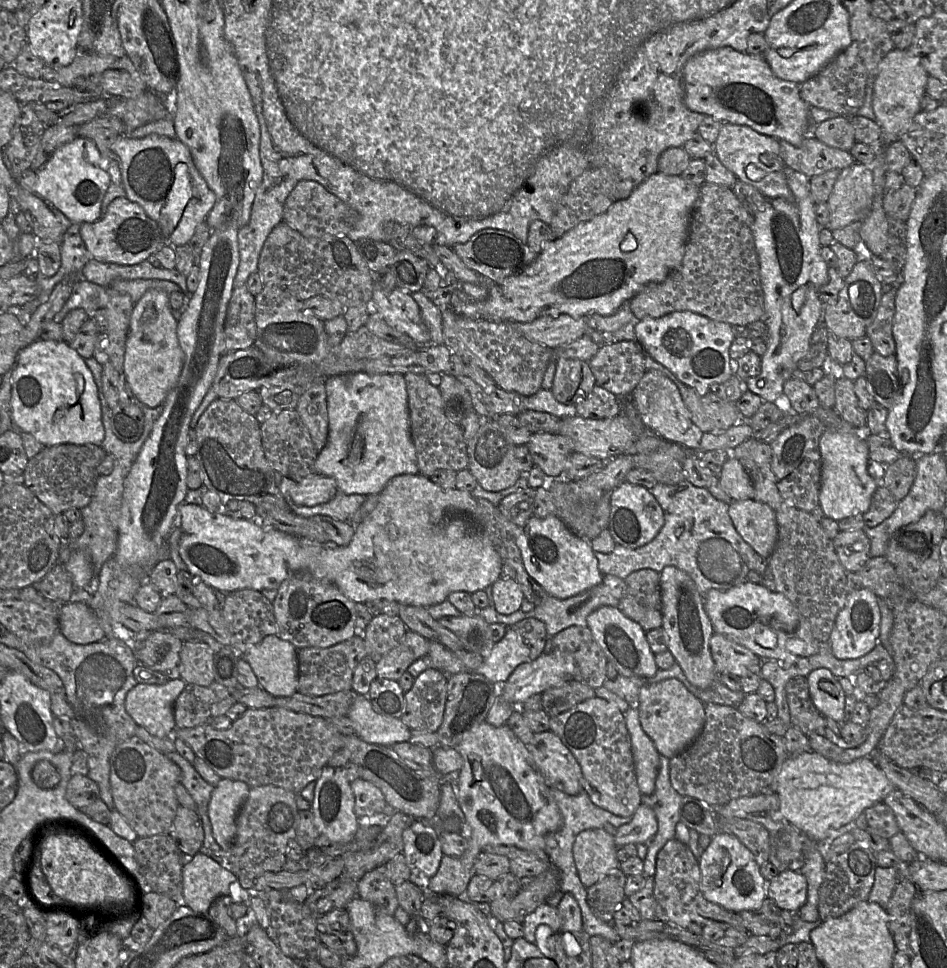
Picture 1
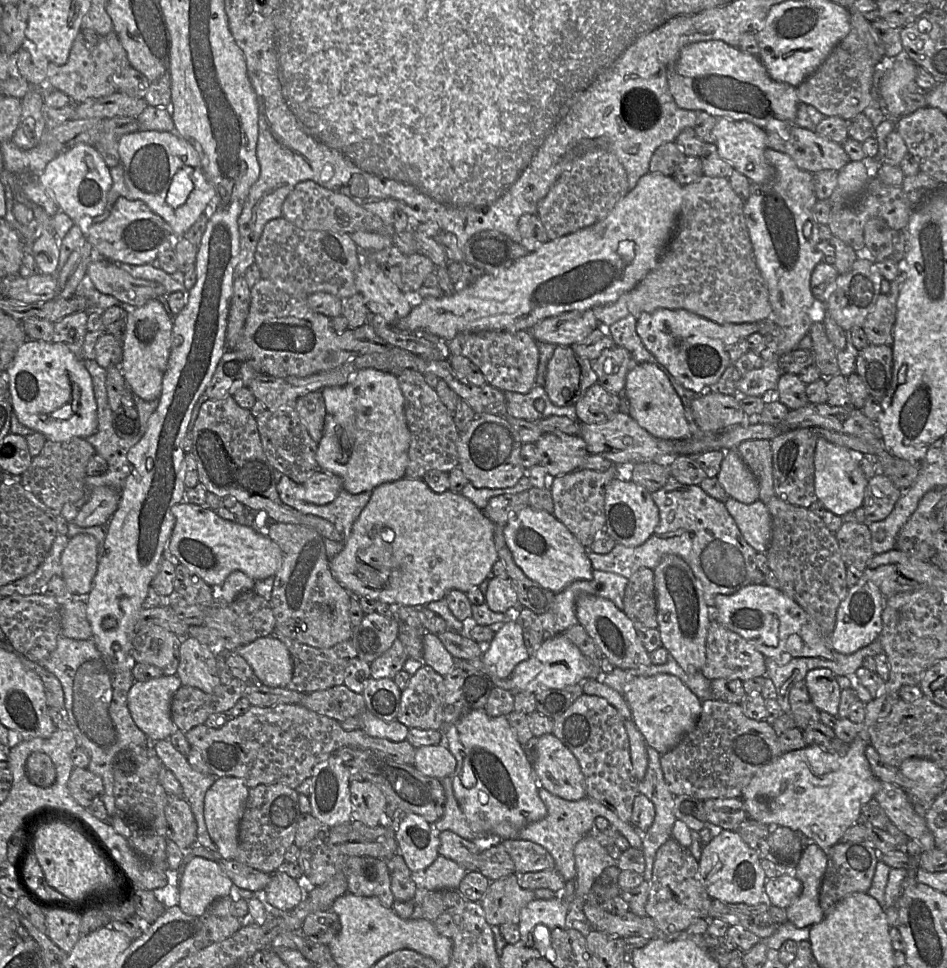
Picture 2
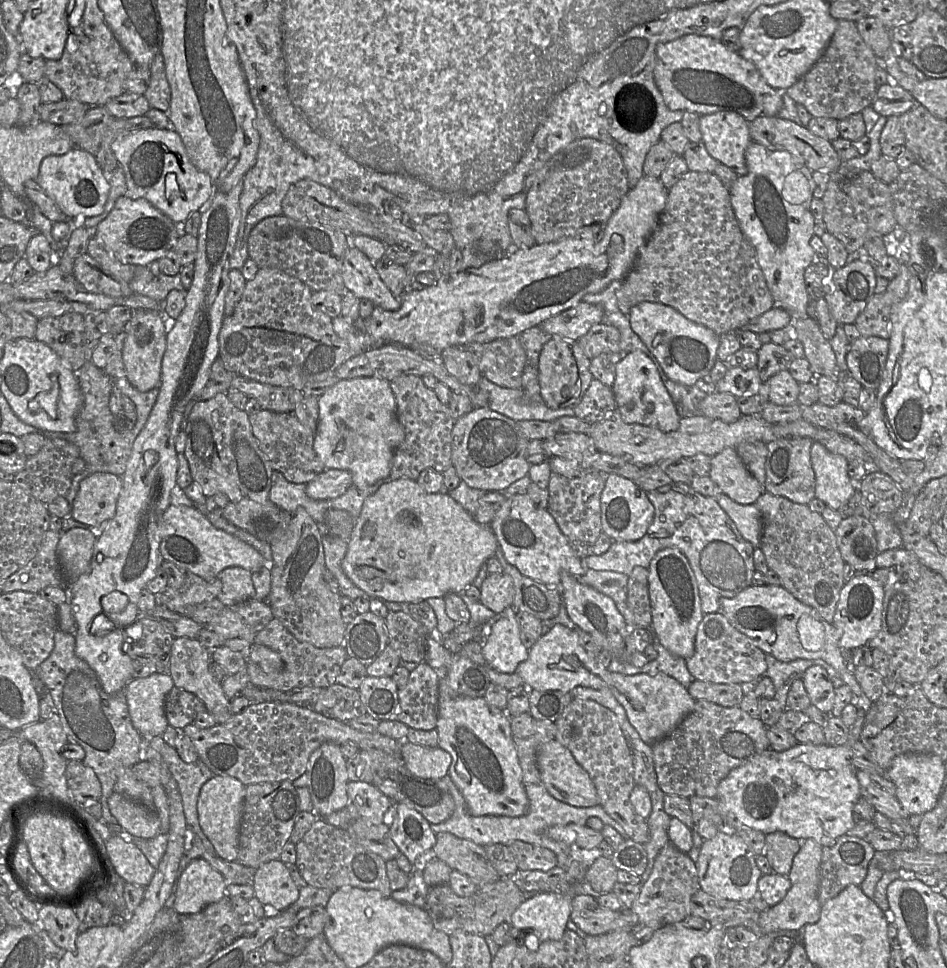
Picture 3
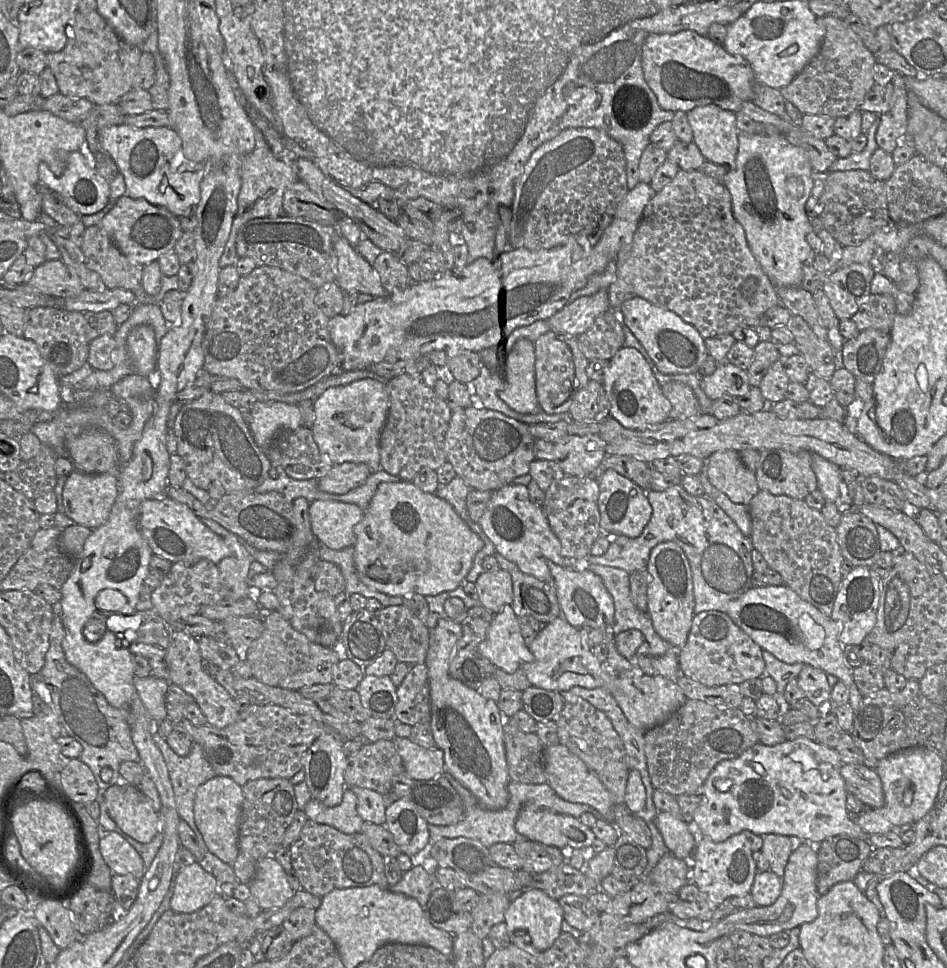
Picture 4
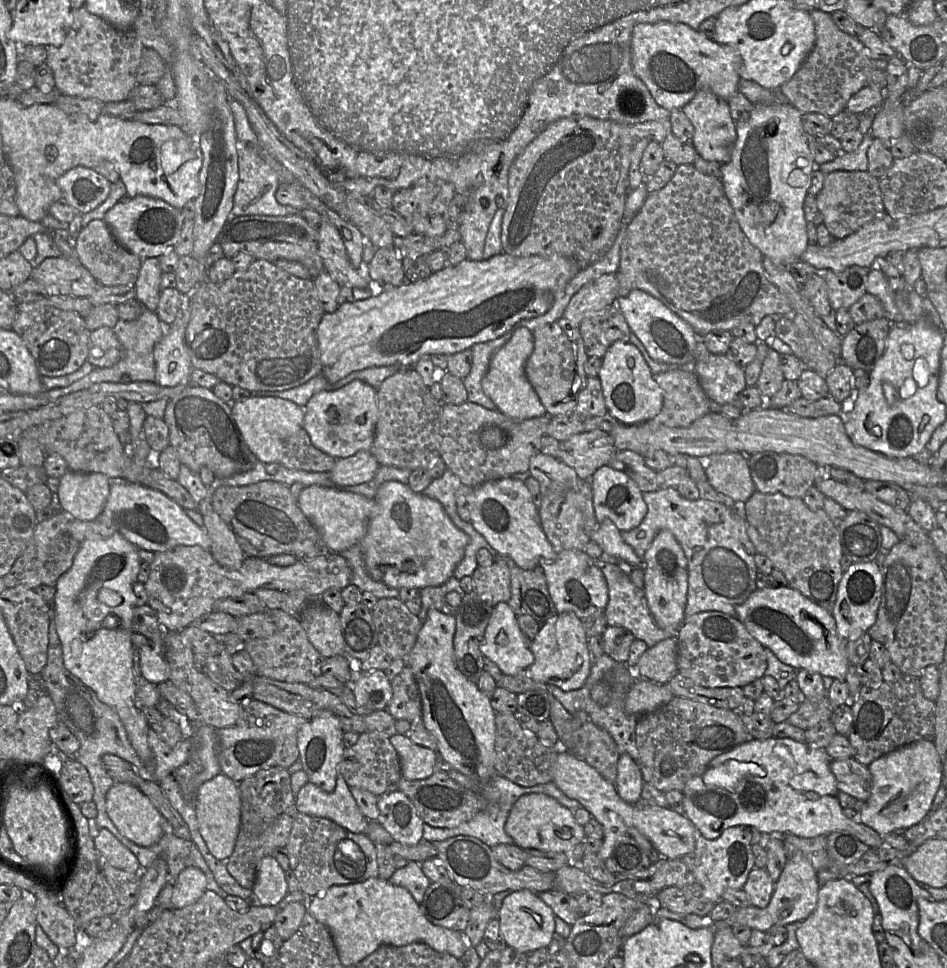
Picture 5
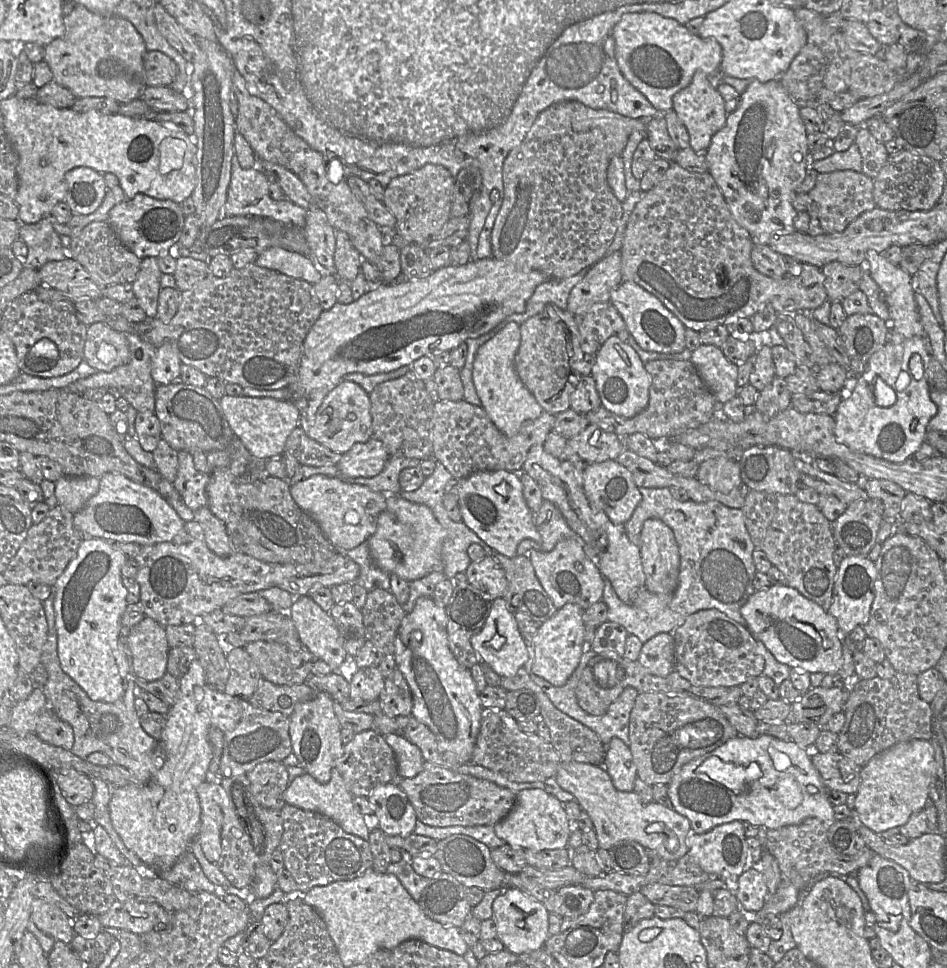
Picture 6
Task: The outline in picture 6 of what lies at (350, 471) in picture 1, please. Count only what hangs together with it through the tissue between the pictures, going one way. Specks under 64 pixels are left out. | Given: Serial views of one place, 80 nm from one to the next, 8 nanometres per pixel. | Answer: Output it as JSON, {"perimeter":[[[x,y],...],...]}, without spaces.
{"perimeter":[[[341,381],[323,399],[316,412],[308,406],[301,410],[300,427],[305,433],[333,452],[345,454],[355,443],[372,436],[372,415],[369,394],[352,381]]]}

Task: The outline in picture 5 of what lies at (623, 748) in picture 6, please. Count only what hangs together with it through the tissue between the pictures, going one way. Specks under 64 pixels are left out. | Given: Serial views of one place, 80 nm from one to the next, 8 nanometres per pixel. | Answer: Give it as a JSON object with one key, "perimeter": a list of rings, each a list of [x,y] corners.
{"perimeter":[[[627,753],[619,756],[615,788],[618,795],[629,804],[637,804],[641,800],[643,777],[639,765]]]}

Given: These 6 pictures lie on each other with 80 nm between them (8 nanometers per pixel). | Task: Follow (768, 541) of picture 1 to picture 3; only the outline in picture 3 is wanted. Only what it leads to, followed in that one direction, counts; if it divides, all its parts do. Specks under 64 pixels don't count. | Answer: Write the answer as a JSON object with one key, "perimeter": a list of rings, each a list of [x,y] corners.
{"perimeter":[[[719,492],[715,499],[734,522],[741,536],[755,548],[759,548],[762,535],[762,518],[755,504],[741,505],[722,492]]]}

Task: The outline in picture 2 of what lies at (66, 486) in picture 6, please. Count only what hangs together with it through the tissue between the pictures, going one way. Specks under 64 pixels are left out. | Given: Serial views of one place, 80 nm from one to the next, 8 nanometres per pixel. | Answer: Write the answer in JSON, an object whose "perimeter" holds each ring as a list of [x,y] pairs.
{"perimeter":[[[108,486],[95,487],[89,500],[78,510],[72,521],[79,527],[106,525],[120,502],[120,494]]]}

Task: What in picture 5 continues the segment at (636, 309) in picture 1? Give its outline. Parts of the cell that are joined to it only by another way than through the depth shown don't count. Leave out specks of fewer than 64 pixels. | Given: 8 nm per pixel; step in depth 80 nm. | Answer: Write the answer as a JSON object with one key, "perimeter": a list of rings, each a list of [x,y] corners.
{"perimeter":[[[692,164],[679,165],[671,180],[661,190],[648,194],[643,206],[628,223],[625,239],[621,246],[619,268],[616,272],[618,280],[617,298],[627,296],[634,289],[642,290],[660,300],[671,311],[690,324],[696,335],[700,337],[715,330],[731,331],[734,327],[746,322],[757,326],[767,315],[791,316],[793,309],[789,300],[767,278],[762,259],[761,252],[750,243],[740,228],[721,180],[699,172]]]}

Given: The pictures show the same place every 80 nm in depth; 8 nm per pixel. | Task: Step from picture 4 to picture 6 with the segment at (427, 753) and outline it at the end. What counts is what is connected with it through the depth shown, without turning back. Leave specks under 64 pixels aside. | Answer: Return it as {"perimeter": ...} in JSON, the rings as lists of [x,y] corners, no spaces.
{"perimeter":[[[388,734],[384,737],[396,756],[398,775],[404,779],[417,776],[425,764],[421,750],[403,734]]]}

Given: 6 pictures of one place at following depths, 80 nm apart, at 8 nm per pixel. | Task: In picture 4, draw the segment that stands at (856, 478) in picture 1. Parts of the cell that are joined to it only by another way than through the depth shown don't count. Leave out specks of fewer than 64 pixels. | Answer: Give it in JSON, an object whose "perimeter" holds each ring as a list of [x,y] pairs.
{"perimeter":[[[811,454],[811,466],[817,478],[817,486],[826,501],[839,503],[845,495],[845,482],[840,467],[818,454]]]}

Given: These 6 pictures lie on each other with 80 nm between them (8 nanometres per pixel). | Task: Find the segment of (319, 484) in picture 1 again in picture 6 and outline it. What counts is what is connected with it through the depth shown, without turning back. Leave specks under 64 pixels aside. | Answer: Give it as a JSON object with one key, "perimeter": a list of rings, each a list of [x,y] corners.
{"perimeter":[[[370,438],[363,443],[355,443],[348,452],[342,454],[336,466],[347,477],[372,478],[384,469],[389,458],[384,444]]]}

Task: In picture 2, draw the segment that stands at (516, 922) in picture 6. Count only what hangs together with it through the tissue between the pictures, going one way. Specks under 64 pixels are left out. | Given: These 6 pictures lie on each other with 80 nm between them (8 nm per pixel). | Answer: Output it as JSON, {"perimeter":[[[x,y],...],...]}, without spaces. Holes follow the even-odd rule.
{"perimeter":[[[591,834],[585,835],[574,848],[576,867],[575,897],[586,899],[587,894],[603,871],[615,862]],[[562,897],[532,900],[520,912],[520,940],[527,947],[533,947],[533,929],[539,924],[546,925],[550,931],[555,928],[566,928],[568,912],[569,903]]]}

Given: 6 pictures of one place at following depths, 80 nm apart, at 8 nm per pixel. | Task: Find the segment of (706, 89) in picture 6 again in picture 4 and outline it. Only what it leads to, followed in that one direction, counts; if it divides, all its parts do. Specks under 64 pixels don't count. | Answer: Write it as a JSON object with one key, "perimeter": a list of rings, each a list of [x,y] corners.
{"perimeter":[[[715,105],[696,107],[686,112],[693,131],[693,142],[706,161],[732,170],[736,166],[739,130],[733,111]]]}

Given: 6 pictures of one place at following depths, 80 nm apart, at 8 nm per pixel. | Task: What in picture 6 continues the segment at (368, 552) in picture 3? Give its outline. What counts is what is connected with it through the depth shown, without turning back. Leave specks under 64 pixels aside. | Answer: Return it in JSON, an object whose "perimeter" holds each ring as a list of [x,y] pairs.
{"perimeter":[[[386,495],[386,508],[377,518],[375,533],[367,541],[371,557],[378,568],[387,574],[397,575],[407,582],[427,576],[432,572],[442,572],[442,548],[446,532],[431,509],[424,504],[417,504],[405,500],[399,495]]]}

